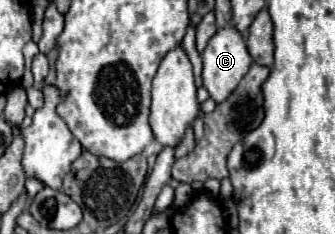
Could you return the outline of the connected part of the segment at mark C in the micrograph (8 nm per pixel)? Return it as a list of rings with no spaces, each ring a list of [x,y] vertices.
[[[234,26],[228,28],[220,28],[214,38],[210,38],[206,50],[202,52],[202,60],[204,60],[204,70],[202,70],[202,86],[208,90],[210,98],[220,104],[224,102],[240,84],[240,80],[244,78],[244,74],[248,72],[252,58],[246,50],[246,42],[244,36],[238,34],[238,30]]]

